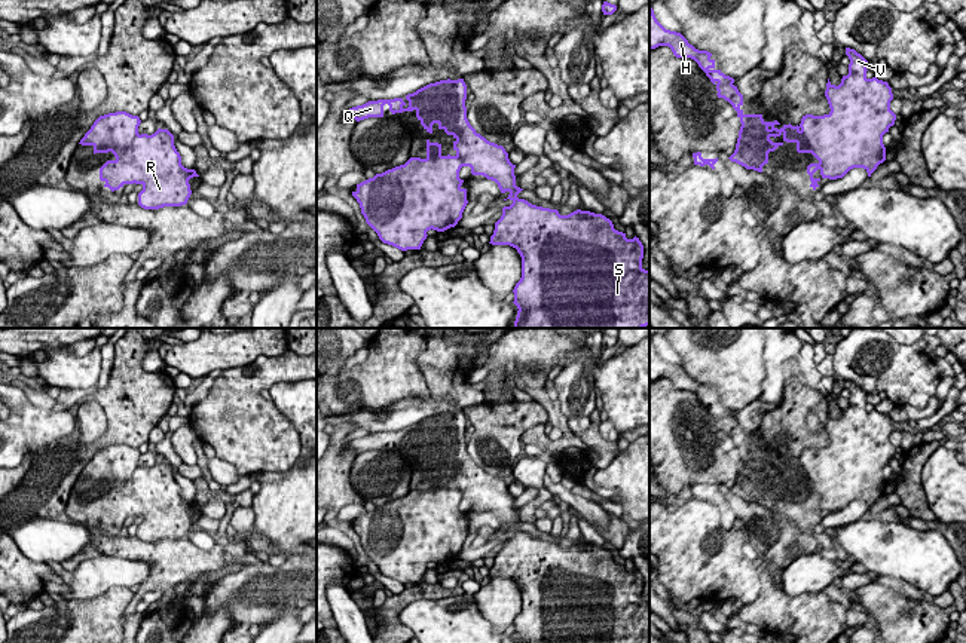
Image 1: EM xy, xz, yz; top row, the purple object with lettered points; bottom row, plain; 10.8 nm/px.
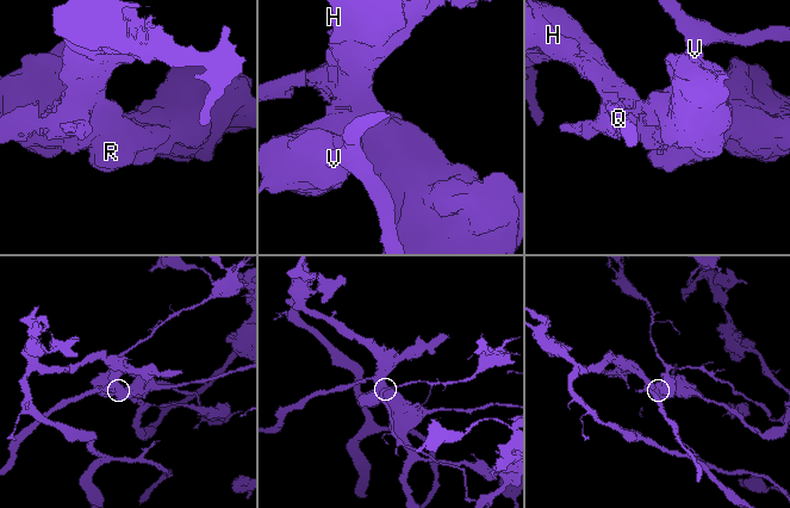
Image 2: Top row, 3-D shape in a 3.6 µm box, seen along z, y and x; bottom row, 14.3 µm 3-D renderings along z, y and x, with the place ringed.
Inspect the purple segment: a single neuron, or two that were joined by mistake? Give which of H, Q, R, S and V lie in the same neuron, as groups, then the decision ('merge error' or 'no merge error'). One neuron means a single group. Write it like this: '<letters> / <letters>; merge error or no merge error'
H Q R S / V; merge error

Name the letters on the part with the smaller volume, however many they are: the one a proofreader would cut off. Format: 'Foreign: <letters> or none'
Foreign: V

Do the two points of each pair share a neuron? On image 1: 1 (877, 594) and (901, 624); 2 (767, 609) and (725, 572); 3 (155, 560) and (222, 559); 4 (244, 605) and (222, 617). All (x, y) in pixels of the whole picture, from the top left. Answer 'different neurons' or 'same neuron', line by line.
1: same neuron
2: different neurons
3: same neuron
4: different neurons

